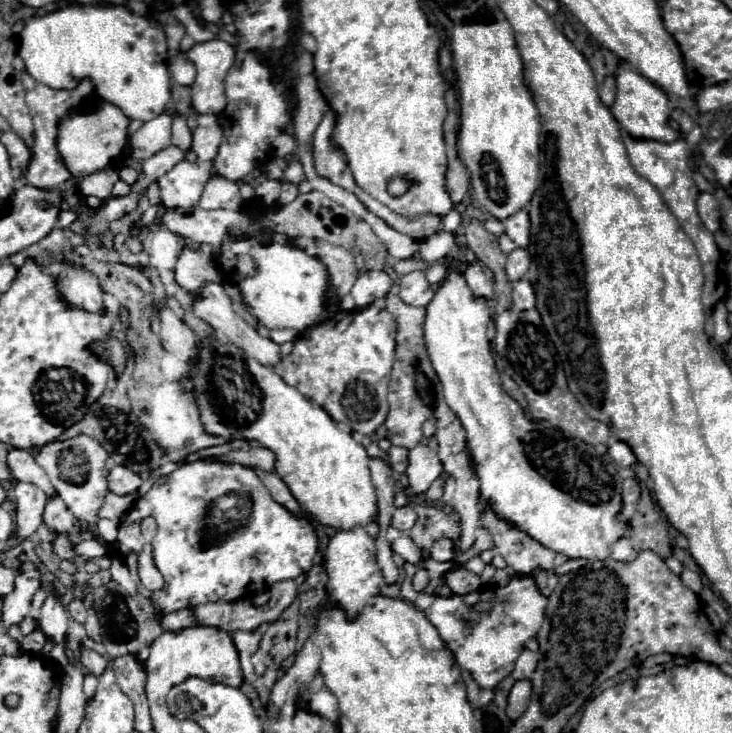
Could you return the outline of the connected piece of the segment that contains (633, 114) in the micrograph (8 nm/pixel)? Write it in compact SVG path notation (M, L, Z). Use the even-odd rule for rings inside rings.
M622 68L616 76L616 104L612 106L612 114L620 122L622 130L630 138L638 140L654 140L654 142L674 142L682 138L680 132L676 132L668 120L670 120L670 108L668 108L670 96L668 92L654 84L650 78L646 78L642 72L632 68Z

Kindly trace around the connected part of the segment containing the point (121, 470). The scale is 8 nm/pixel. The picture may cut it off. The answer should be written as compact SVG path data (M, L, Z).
M114 466L108 474L108 492L116 494L116 496L128 496L132 492L138 490L138 486L142 484L142 480L128 472L124 466Z

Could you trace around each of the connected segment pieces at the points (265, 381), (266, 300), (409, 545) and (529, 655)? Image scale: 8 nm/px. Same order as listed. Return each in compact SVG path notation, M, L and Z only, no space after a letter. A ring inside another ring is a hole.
M226 346L226 348L222 348L222 350L218 348L218 350L214 352L214 360L210 362L210 368L208 368L208 366L206 366L206 368L202 366L202 374L208 378L208 386L210 386L210 390L206 392L206 396L208 396L206 404L198 402L198 408L200 408L200 424L202 424L204 432L206 432L206 434L212 434L212 436L220 436L220 438L224 438L224 440L228 440L228 442L230 442L230 440L246 440L246 442L250 442L250 440L258 440L262 448L270 450L270 452L274 454L274 458L276 458L276 464L274 464L274 476L278 476L278 478L288 486L292 498L294 498L298 504L302 504L302 513L310 514L302 516L311 516L314 519L316 517L320 522L322 522L322 524L332 526L332 528L338 528L338 530L342 530L342 528L352 528L352 526L366 526L368 522L376 520L374 488L372 488L372 484L370 484L370 474L368 474L368 456L366 456L366 450L364 450L358 442L352 440L352 436L350 436L348 430L338 428L336 422L326 414L325 410L312 406L310 400L308 400L306 396L302 396L296 388L288 386L288 384L286 384L286 382L284 382L284 380L282 380L282 378L280 378L272 368L266 368L266 366L258 364L258 360L254 360L254 358L248 358L240 348L232 348L232 346Z
M274 236L270 244L258 244L258 240L226 240L220 246L220 256L236 258L238 286L260 324L302 332L310 324L324 320L328 312L324 296L328 284L326 268L318 258L290 246L284 236Z
M400 534L390 546L392 546L392 552L394 552L402 562L418 564L418 560L422 560L420 548L414 544L414 540L412 540L408 534Z
M522 650L518 654L518 660L514 662L514 668L512 668L510 676L514 680L528 680L534 674L534 670L536 670L536 662L538 662L538 654L536 652Z

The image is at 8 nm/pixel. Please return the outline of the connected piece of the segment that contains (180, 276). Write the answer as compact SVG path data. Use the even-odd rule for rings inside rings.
M184 248L178 262L176 262L176 282L182 286L186 292L196 294L206 282L212 282L220 278L216 266L212 266L202 252Z

